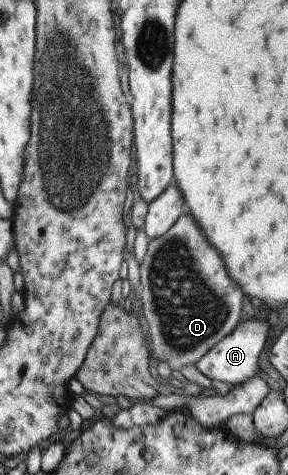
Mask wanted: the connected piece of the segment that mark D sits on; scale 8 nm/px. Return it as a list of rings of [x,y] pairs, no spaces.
[[[183,212],[165,234],[147,241],[147,250],[139,264],[139,295],[142,317],[146,321],[147,339],[150,341],[149,357],[153,365],[165,361],[170,369],[198,361],[218,341],[236,326],[243,293],[234,285],[220,261],[220,255],[210,247],[193,217]]]

